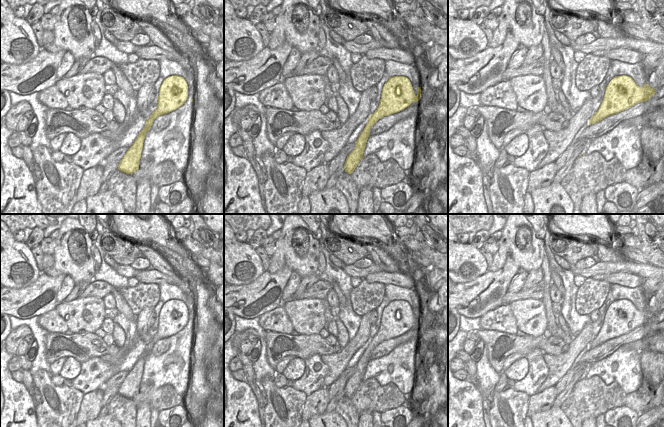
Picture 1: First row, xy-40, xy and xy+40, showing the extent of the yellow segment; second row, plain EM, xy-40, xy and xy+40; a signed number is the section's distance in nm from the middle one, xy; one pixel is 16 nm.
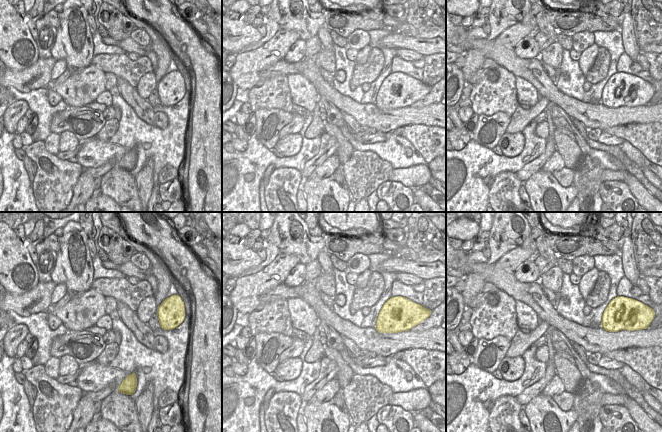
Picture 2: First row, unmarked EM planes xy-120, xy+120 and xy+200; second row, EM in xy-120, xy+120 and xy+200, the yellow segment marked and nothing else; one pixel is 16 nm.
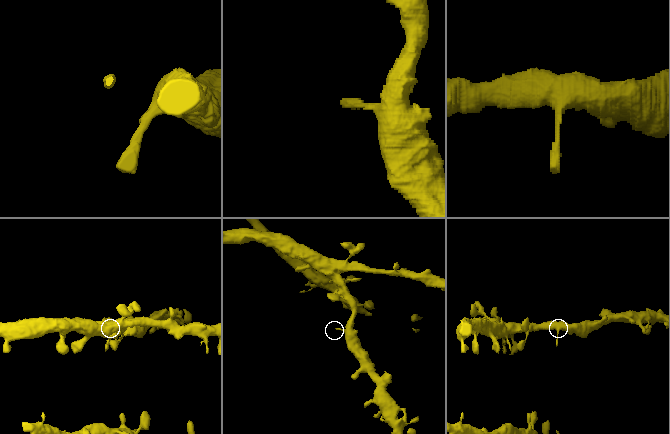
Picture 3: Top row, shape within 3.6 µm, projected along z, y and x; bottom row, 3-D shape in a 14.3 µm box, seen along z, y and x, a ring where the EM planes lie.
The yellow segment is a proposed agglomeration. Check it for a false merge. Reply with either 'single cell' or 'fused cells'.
single cell

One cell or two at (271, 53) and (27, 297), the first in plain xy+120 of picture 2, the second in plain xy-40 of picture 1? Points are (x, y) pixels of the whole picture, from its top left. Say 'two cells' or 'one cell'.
one cell

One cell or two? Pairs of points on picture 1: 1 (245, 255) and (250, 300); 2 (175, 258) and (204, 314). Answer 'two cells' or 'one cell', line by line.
1: two cells
2: one cell

